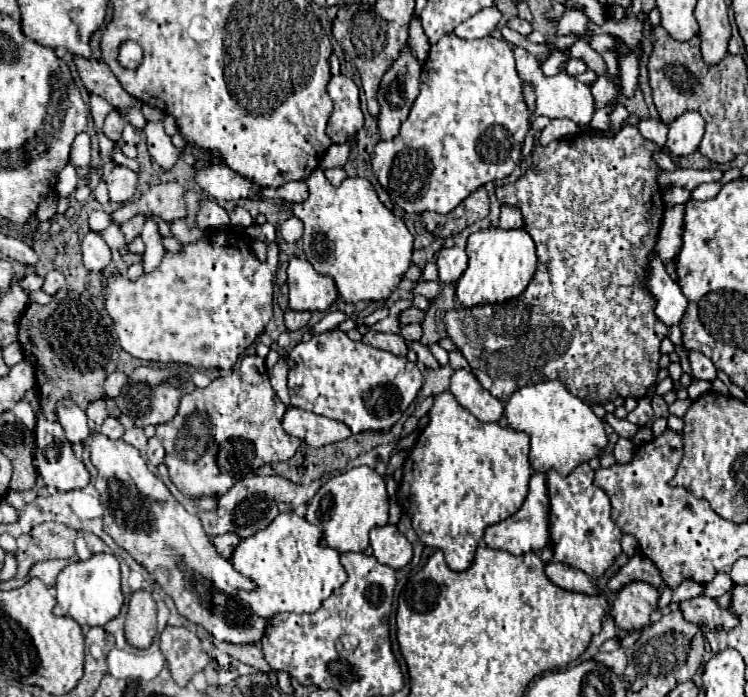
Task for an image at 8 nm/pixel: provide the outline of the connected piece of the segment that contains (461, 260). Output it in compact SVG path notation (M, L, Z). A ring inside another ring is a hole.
M460 246L454 248L442 248L438 252L438 276L446 284L454 284L464 274L464 268L468 268L468 256L466 250Z

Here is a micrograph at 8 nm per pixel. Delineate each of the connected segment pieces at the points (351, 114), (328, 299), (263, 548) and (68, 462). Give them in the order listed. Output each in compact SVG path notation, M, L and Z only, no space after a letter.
M340 74L332 76L326 90L334 102L326 132L334 144L346 144L364 124L364 116L358 102L358 86L352 82L352 78Z
M292 256L288 264L290 308L308 312L326 312L338 298L336 284L330 276L320 276L308 260Z
M296 512L278 514L268 528L244 538L234 550L232 564L240 574L258 584L254 592L246 594L244 602L262 618L272 618L280 612L316 612L346 580L344 566L340 564L342 554L322 542L324 532Z
M38 412L38 424L36 424L36 440L38 440L38 464L36 470L44 478L48 486L56 486L58 490L76 490L84 488L90 482L90 472L86 470L84 462L74 458L74 452L70 448L70 442L64 436L64 430L59 422L48 422L42 412Z

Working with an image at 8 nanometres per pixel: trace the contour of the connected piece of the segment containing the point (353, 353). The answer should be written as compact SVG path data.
M328 330L312 336L312 340L308 342L296 344L288 354L288 368L290 406L310 410L332 420L340 420L356 434L394 426L406 412L406 408L414 402L418 390L424 386L424 374L406 356L396 356L392 352L372 348L364 342L354 342L340 330Z

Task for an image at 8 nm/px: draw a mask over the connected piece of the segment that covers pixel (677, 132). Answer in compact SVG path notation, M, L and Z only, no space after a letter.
M686 112L670 124L666 150L668 154L680 158L698 150L704 136L704 120L698 112Z

